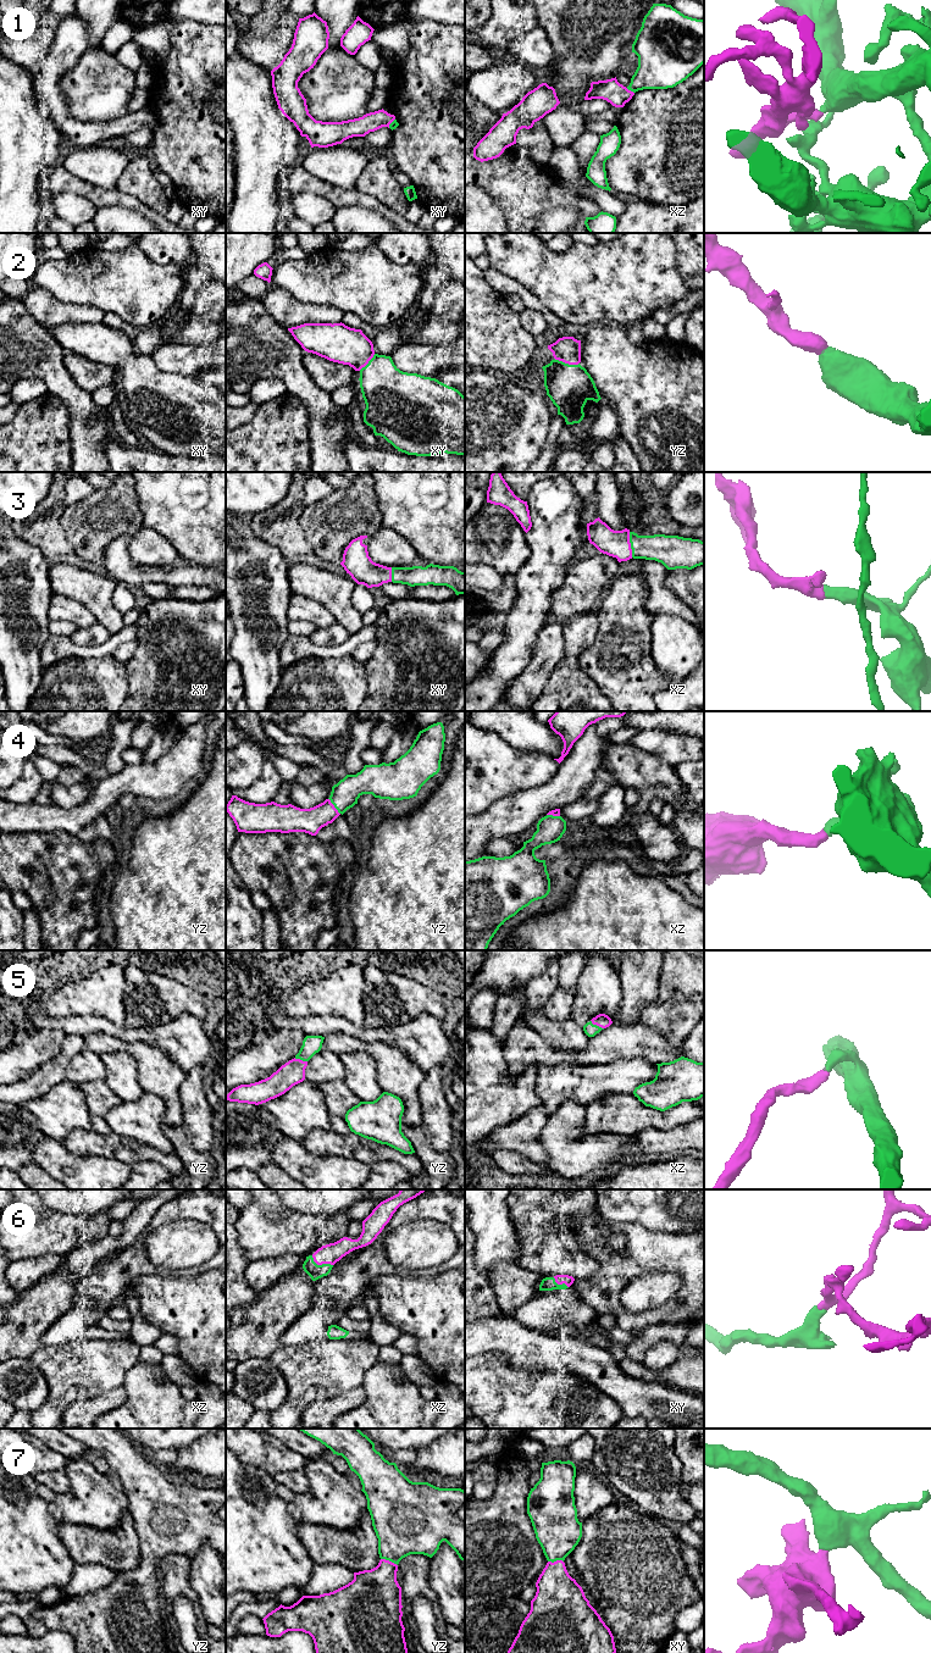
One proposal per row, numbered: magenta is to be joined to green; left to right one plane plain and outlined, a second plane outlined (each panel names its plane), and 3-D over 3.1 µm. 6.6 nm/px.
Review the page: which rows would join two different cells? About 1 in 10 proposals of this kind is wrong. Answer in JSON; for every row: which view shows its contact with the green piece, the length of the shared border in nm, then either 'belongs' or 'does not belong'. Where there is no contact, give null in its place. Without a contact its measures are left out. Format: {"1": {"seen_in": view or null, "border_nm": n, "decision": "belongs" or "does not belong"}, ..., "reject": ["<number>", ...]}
{"1": {"seen_in": "xz", "border_nm": 70, "decision": "belongs"}, "2": {"seen_in": "yz", "border_nm": 170, "decision": "belongs"}, "3": {"seen_in": "xz", "border_nm": 170, "decision": "belongs"}, "4": {"seen_in": "yz", "border_nm": 130, "decision": "belongs"}, "5": {"seen_in": "xz", "border_nm": 110, "decision": "belongs"}, "6": {"seen_in": "xz", "border_nm": 160, "decision": "belongs"}, "7": {"seen_in": "yz", "border_nm": 120, "decision": "belongs"}, "reject": []}

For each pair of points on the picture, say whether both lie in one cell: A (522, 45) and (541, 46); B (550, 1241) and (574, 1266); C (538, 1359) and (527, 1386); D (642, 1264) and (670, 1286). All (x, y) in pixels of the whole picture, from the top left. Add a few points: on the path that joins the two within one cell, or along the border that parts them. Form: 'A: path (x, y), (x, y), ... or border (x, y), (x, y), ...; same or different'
A: path (527, 45), (536, 46); same
B: path (554, 1247), (567, 1260); same
C: border (506, 1360), (515, 1368), (559, 1371), (561, 1374); different
D: border (679, 1275), (650, 1270), (626, 1285); different

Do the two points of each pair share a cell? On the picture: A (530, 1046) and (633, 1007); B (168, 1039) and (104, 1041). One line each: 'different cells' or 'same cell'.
A: different cells
B: different cells

